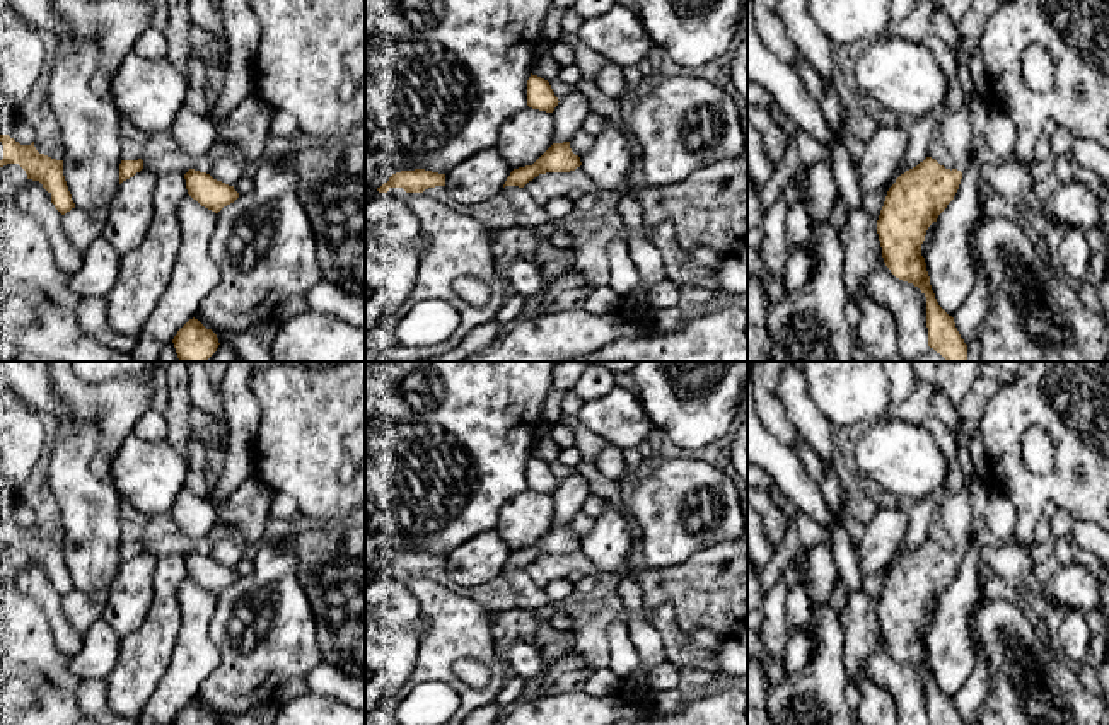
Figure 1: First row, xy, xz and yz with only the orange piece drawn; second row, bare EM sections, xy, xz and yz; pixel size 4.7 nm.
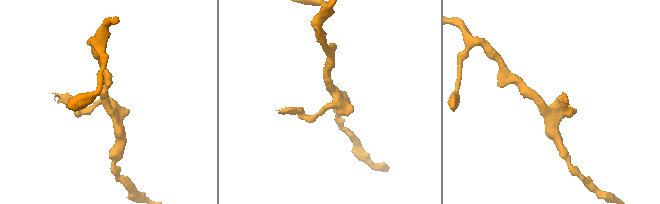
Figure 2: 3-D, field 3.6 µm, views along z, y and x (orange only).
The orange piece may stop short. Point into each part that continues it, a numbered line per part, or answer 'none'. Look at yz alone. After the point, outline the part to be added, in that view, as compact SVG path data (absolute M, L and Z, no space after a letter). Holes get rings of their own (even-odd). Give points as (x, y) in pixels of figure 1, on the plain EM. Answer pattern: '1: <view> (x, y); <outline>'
1: yz (956, 512); M967 484L957 493L944 493L940 503L944 529L955 542L955 551L964 554L973 536L973 508L969 503Z

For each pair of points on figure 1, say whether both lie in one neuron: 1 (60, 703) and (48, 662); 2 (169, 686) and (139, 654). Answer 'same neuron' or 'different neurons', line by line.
1: different neurons
2: different neurons

